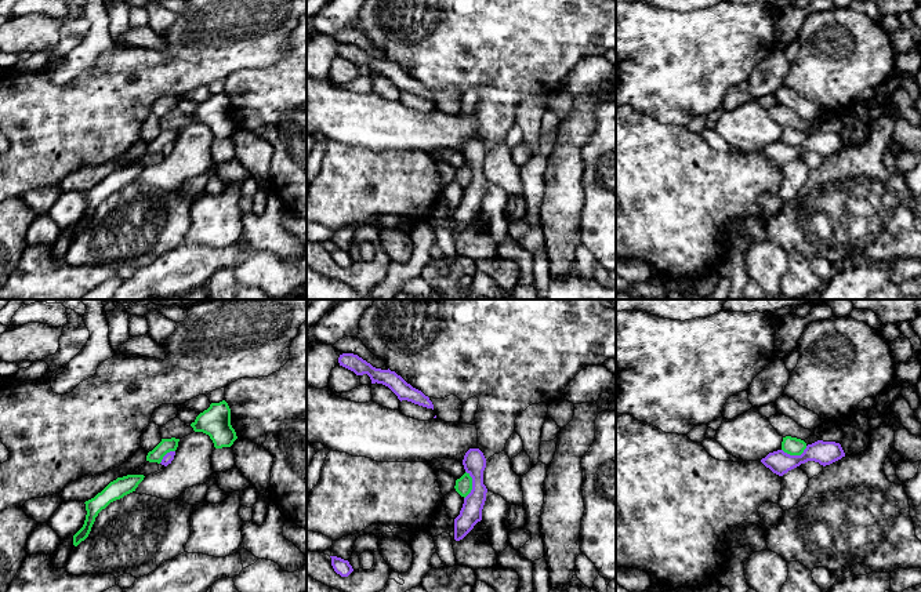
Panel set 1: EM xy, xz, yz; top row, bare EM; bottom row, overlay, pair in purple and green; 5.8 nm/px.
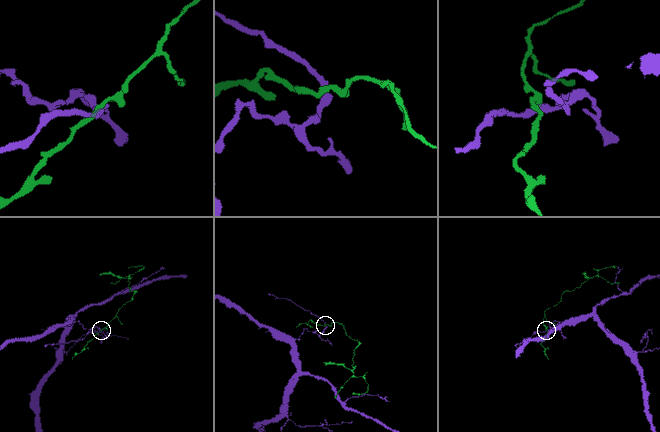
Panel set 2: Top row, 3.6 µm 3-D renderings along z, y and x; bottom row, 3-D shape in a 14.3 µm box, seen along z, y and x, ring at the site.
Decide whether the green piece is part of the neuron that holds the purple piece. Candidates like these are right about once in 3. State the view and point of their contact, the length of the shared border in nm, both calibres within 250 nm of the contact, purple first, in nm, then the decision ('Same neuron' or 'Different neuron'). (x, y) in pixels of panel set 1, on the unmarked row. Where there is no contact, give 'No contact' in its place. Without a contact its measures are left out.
Touches purple at xz (472, 175). Shared border 170 nm. Thickness 130 nm (purple) against 100 nm. Different neuron

